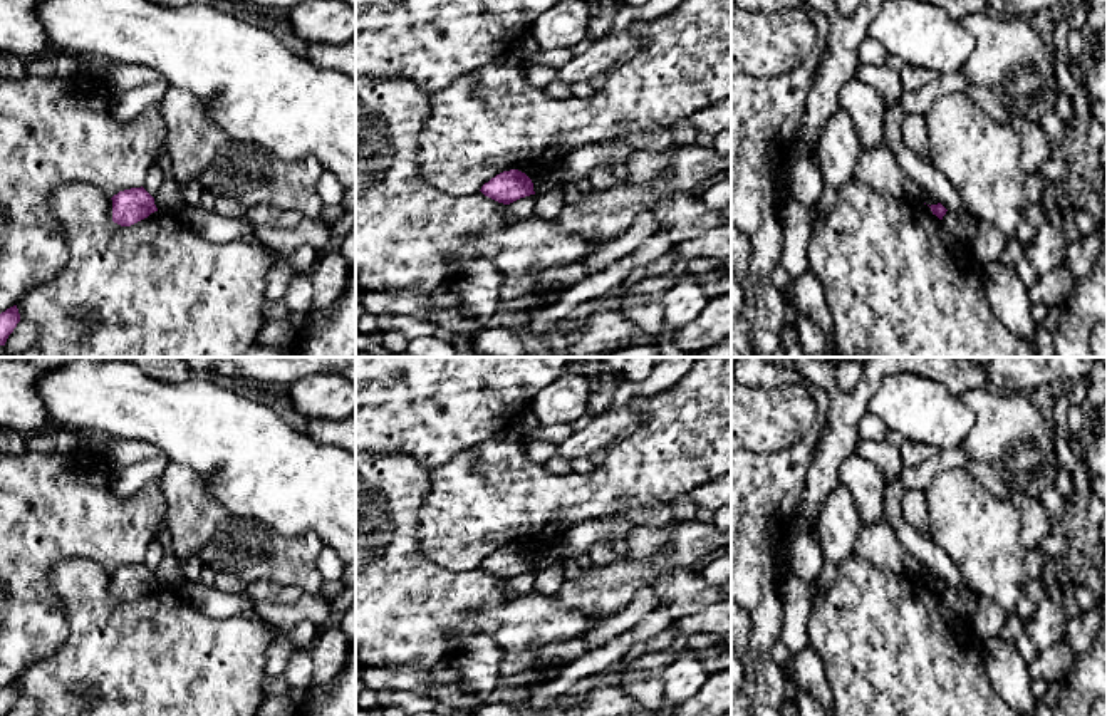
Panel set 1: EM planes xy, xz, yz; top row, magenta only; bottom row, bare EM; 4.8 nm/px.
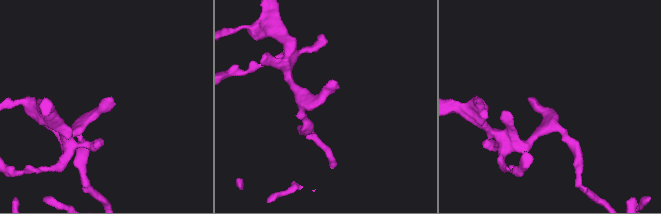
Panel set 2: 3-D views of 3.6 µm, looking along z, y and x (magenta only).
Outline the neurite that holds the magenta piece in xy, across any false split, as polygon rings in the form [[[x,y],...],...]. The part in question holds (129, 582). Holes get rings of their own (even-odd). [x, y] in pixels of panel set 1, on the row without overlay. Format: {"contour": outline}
{"contour": [[[141,562],[119,567],[112,573],[112,597],[131,602],[158,587],[154,573]]]}

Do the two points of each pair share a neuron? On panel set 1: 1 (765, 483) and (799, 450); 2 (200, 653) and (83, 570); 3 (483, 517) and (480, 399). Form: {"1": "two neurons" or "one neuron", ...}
{"1": "one neuron", "2": "one neuron", "3": "two neurons"}

